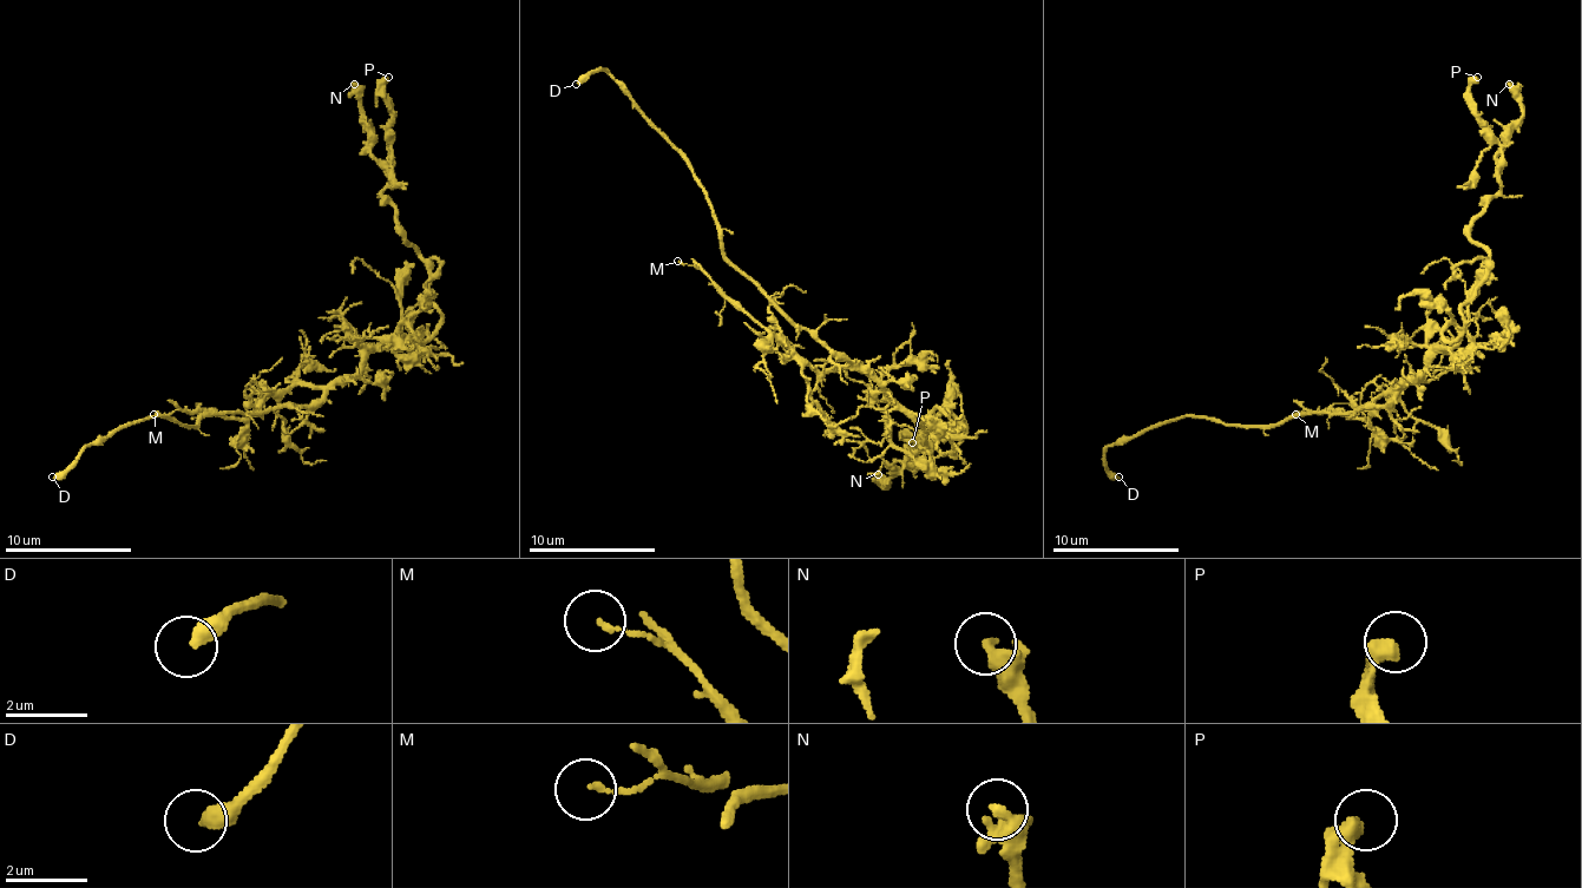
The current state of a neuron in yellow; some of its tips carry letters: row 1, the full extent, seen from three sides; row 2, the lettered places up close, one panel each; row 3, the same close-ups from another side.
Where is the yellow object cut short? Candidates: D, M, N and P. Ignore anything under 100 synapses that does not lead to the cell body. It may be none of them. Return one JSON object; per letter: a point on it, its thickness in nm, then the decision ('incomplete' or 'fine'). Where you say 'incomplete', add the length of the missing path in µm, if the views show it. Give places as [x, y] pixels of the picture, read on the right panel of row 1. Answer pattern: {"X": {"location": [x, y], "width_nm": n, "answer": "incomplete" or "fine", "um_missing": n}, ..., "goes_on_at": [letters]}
{"D": {"location": [1118, 477], "width_nm": 440, "answer": "incomplete", "um_missing": 20}, "M": {"location": [1295, 414], "width_nm": 110, "answer": "fine"}, "N": {"location": [1509, 84], "width_nm": 280, "answer": "fine"}, "P": {"location": [1477, 77], "width_nm": 400, "answer": "fine"}, "goes_on_at": ["D"]}

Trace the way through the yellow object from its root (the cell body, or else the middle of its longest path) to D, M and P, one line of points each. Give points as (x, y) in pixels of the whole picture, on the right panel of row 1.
D: (1404, 385), (1385, 403), (1295, 414), (1267, 426), (1175, 416), (1105, 448), (1105, 467), (1118, 477)
M: (1404, 385), (1407, 385), (1369, 416), (1312, 410), (1295, 414)
P: (1404, 385), (1458, 341), (1445, 281), (1489, 255), (1470, 236), (1500, 189), (1477, 77)

